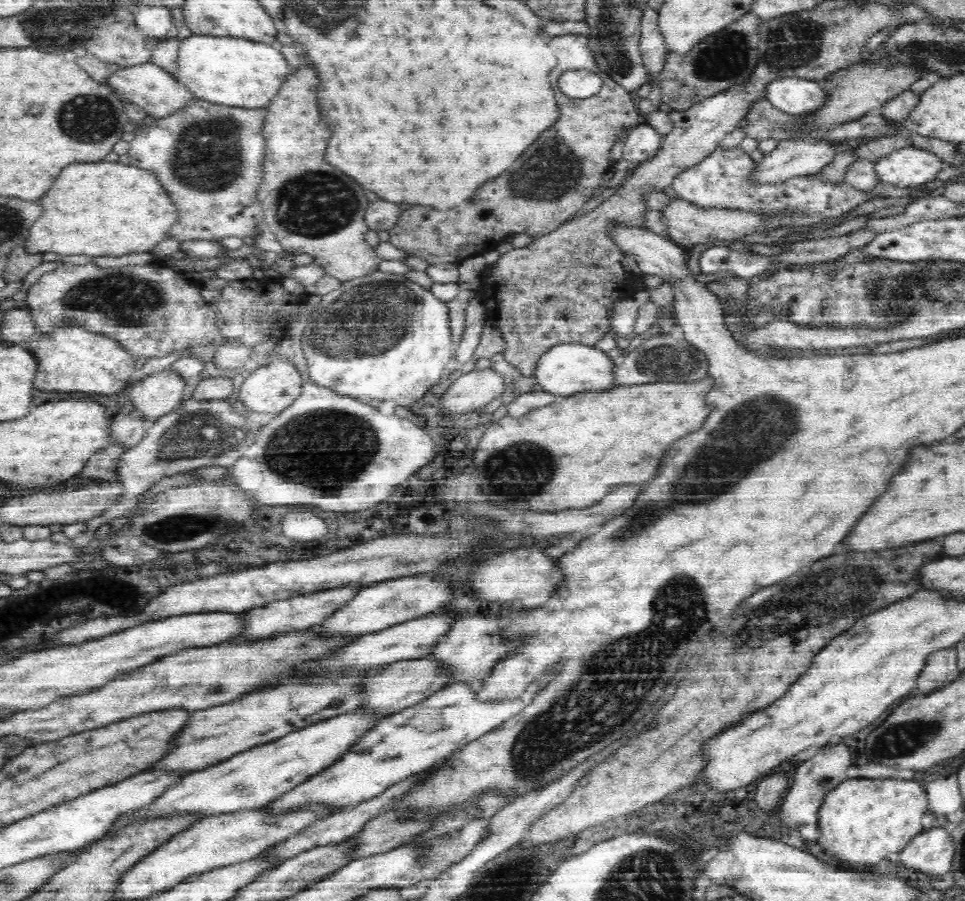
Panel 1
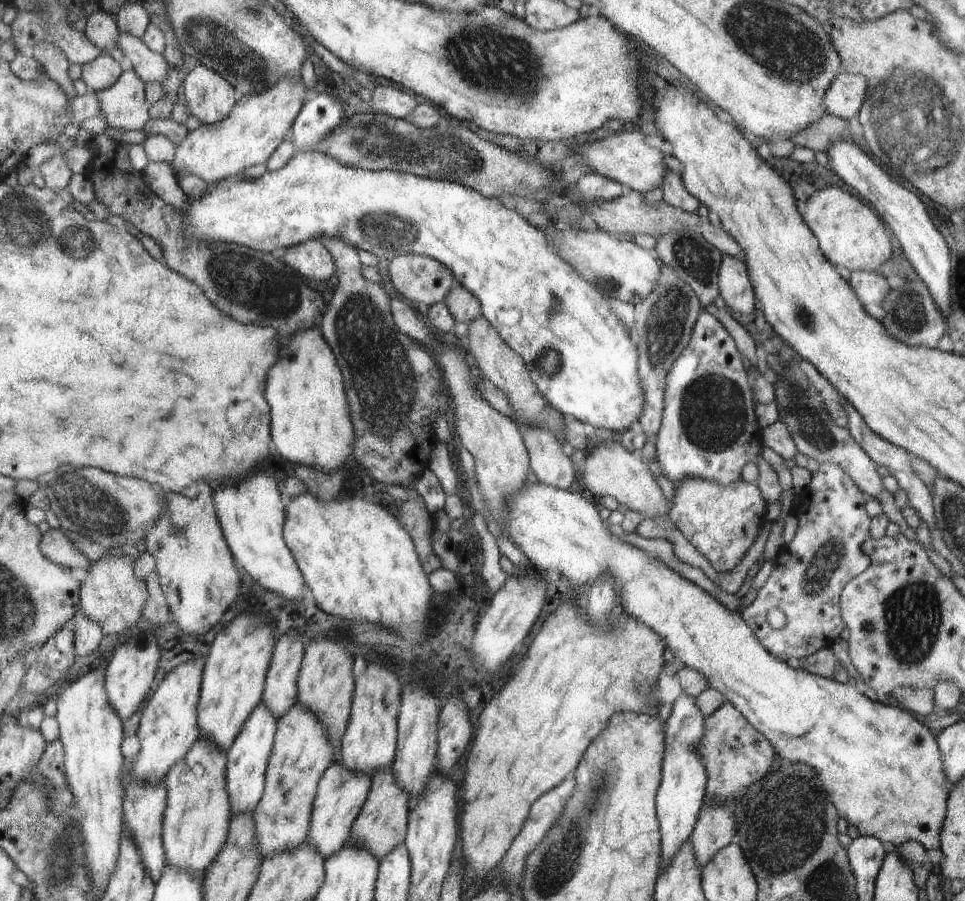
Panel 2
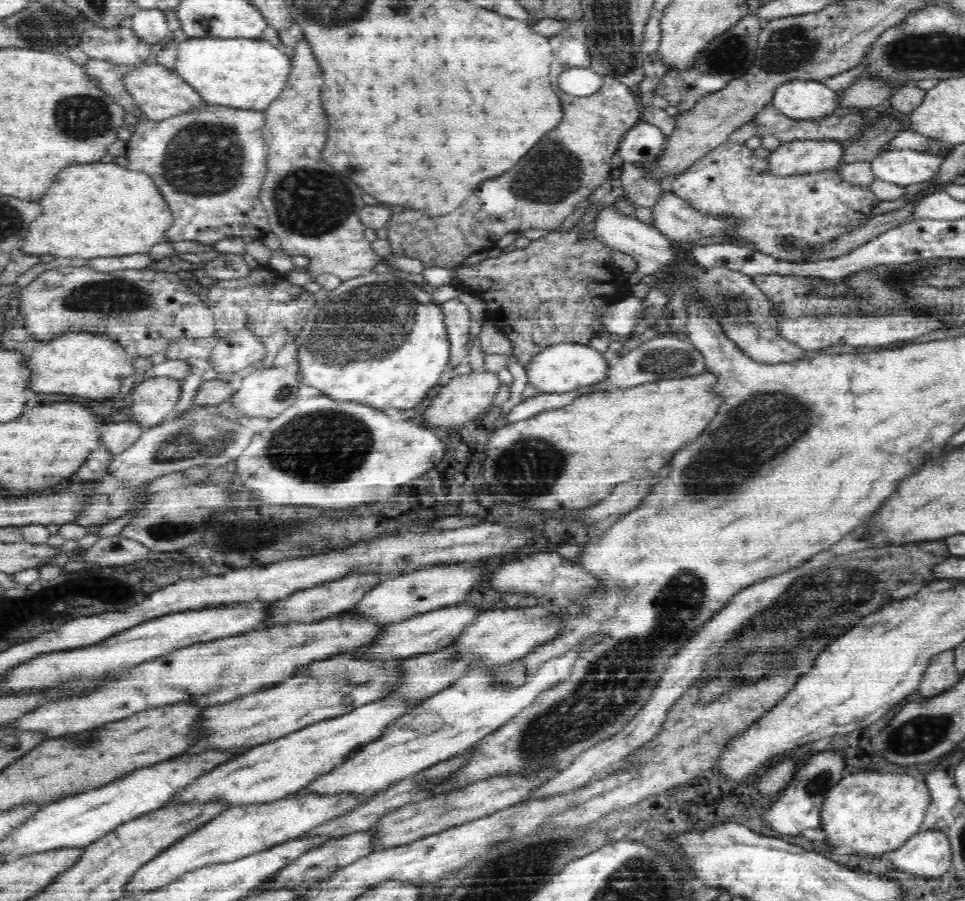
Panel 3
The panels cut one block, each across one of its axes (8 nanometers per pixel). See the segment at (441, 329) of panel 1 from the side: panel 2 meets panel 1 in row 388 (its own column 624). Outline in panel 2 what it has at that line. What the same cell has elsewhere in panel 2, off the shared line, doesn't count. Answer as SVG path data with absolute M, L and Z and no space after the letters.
M296 150L287 164L278 170L266 170L262 173L262 176L253 179L249 179L242 172L239 176L227 178L227 181L209 185L209 189L203 197L193 199L188 197L187 201L189 207L186 210L178 210L182 212L183 218L185 216L188 228L187 234L192 241L208 239L214 242L234 243L273 254L278 258L286 249L314 238L326 236L340 238L342 242L348 243L356 250L367 250L383 260L391 261L394 257L405 254L426 255L436 259L438 262L444 263L444 266L447 266L453 272L456 280L479 300L483 317L488 319L492 326L495 326L504 342L507 342L507 345L523 358L540 394L543 394L543 397L554 410L562 413L566 418L586 421L594 428L608 428L608 430L628 430L634 426L634 422L640 421L640 416L646 408L646 400L644 400L644 386L642 386L642 378L640 378L638 370L639 354L637 346L632 342L627 328L623 326L622 320L612 308L608 310L608 300L604 298L604 294L576 272L575 268L551 245L544 232L530 225L527 219L511 208L505 200L488 198L478 191L454 181L429 179L394 171L355 169L338 162L326 153L314 150Z

